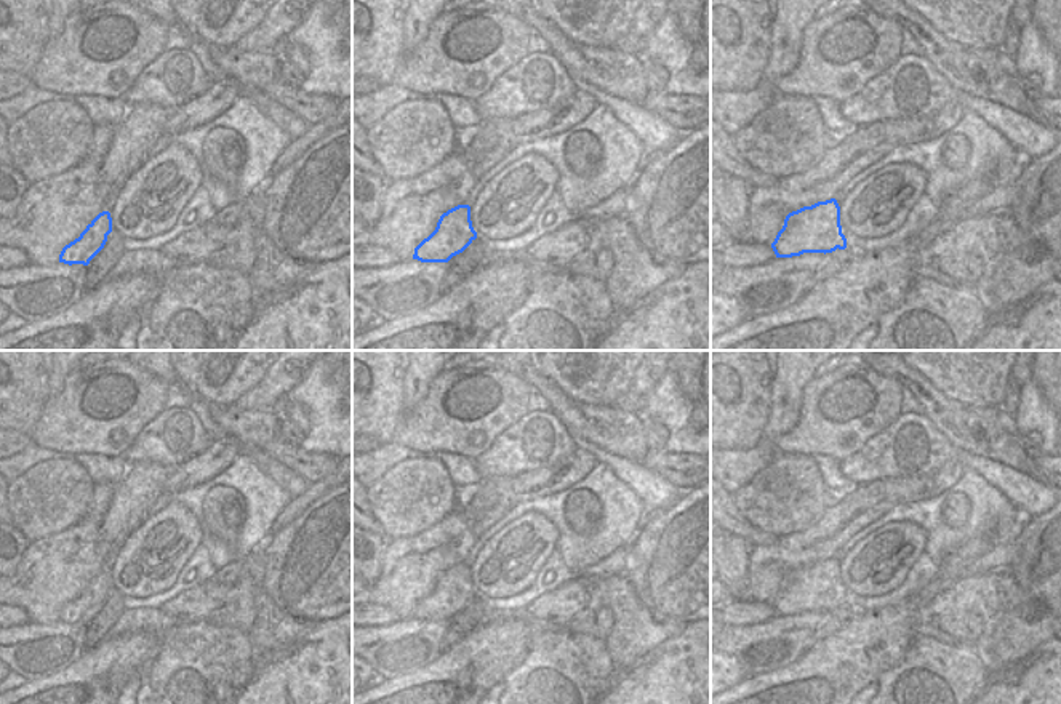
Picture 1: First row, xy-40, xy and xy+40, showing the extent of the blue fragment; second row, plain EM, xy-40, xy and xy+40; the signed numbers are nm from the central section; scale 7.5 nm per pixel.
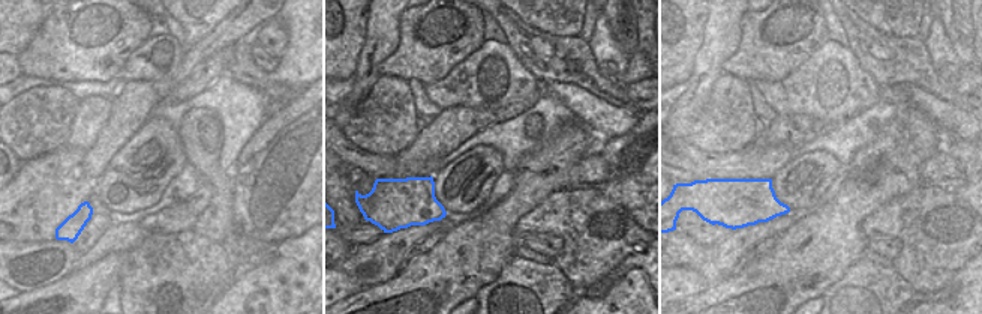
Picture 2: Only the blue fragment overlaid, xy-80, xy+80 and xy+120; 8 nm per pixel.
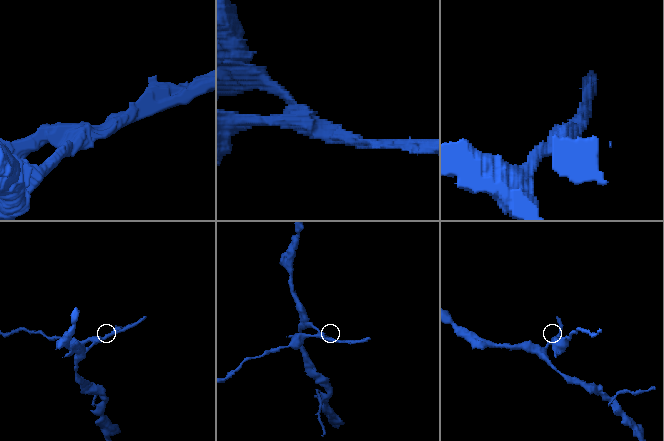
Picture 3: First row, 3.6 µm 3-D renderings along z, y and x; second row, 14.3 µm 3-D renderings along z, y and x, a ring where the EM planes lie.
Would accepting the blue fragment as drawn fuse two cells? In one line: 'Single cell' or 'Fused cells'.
Fused cells

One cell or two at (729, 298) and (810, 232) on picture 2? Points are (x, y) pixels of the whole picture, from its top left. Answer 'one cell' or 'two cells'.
one cell

